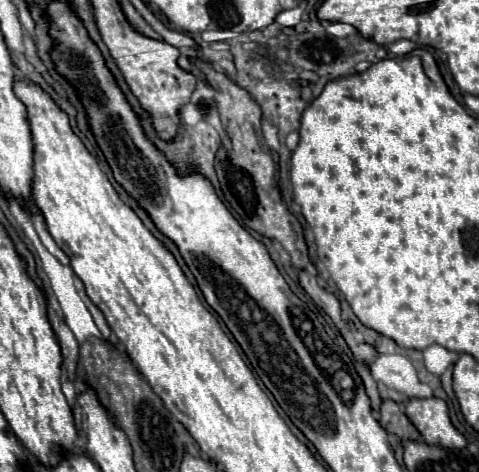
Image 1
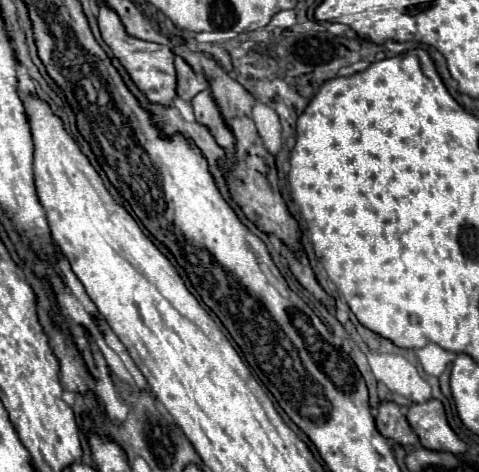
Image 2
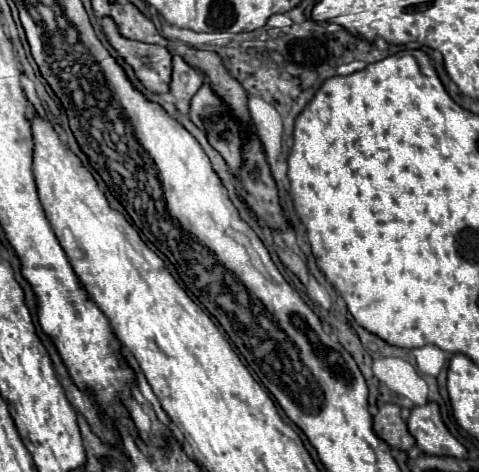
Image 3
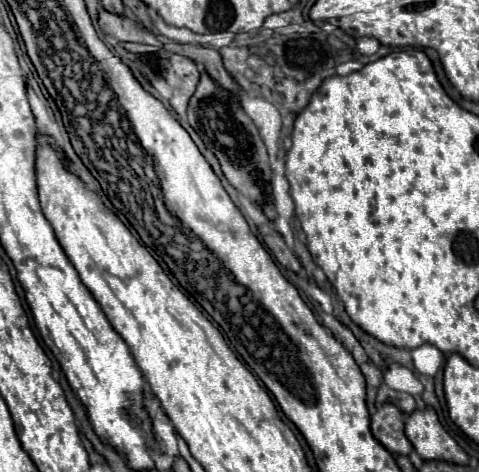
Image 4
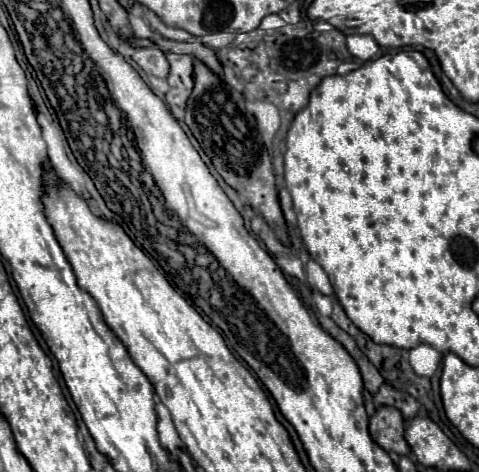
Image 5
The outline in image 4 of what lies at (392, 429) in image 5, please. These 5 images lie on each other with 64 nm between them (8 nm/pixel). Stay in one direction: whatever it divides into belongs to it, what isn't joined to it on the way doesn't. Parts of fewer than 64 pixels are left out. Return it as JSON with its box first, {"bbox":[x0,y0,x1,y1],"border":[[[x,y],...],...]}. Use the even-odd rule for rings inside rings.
{"bbox":[370,404,412,456],"border":[[[384,404],[382,408],[378,408],[378,412],[372,416],[370,430],[372,430],[374,438],[386,450],[396,452],[396,454],[404,454],[404,456],[408,456],[412,452],[412,444],[408,442],[408,438],[404,434],[402,412],[396,406]]]}

